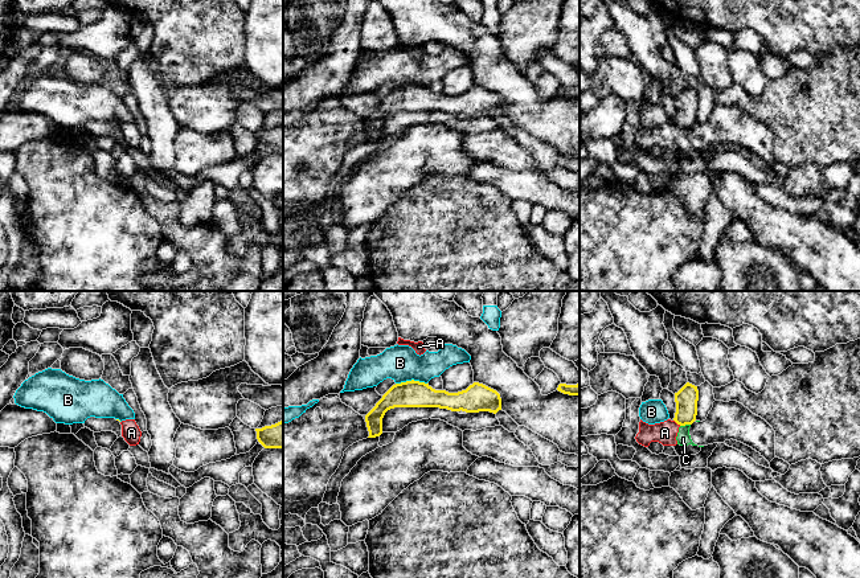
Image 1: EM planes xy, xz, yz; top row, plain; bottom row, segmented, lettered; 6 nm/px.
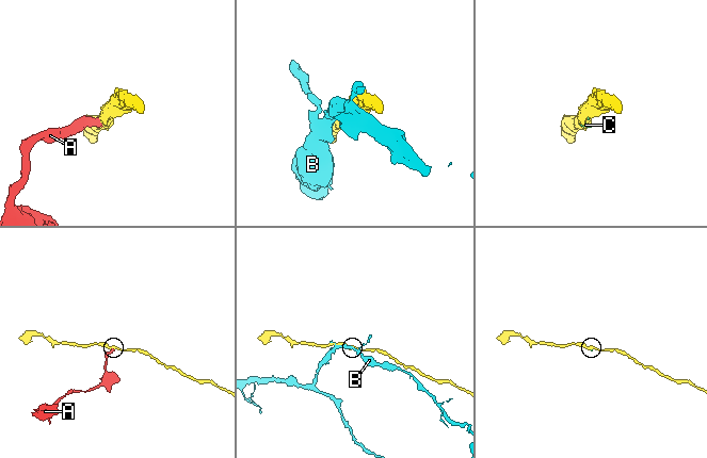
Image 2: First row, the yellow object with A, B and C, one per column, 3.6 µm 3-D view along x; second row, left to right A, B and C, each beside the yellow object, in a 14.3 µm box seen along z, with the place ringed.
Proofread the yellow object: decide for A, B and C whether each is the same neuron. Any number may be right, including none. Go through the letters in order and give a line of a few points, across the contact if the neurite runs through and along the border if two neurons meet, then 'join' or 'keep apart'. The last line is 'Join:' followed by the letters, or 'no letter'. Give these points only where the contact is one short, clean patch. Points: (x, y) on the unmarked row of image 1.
A: line yz (674, 123), (680, 128); keep apart
B: keep apart
C: line yz (689, 127), (680, 130); keep apart
Join: no letter

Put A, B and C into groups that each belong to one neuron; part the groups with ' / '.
A C / B

